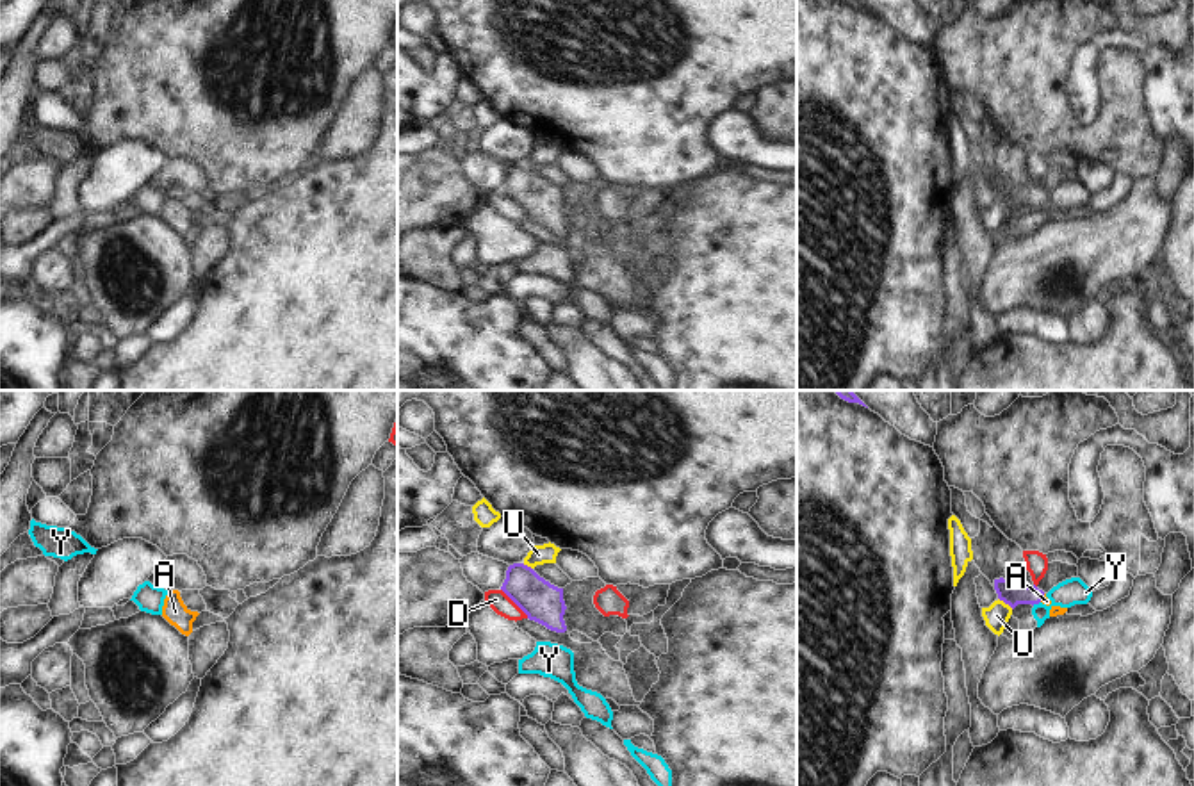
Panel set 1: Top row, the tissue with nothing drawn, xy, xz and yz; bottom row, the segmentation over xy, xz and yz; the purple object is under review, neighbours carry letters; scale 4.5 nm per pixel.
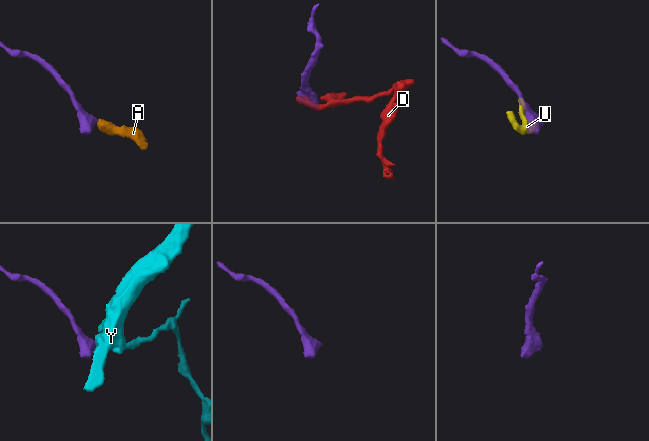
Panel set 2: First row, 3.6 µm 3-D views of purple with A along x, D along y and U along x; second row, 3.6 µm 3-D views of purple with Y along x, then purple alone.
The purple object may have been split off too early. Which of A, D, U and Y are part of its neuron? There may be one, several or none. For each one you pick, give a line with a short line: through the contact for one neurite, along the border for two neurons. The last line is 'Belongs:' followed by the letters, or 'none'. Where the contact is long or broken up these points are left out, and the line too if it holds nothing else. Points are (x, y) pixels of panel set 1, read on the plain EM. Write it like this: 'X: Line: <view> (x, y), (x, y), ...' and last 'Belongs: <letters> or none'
A: Line: yz (1011, 195), (1043, 196), (1046, 202)
Belongs: A.

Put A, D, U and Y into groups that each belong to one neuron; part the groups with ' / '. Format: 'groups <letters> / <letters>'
groups A / D U / Y

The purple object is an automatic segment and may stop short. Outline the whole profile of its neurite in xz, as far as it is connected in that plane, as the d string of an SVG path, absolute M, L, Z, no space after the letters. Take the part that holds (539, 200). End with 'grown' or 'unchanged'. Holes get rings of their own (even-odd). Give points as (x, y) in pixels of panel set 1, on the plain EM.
M513 164L506 171L501 191L527 216L551 232L565 233L563 221L565 201L563 189L558 189L540 178L531 168Z; unchanged

